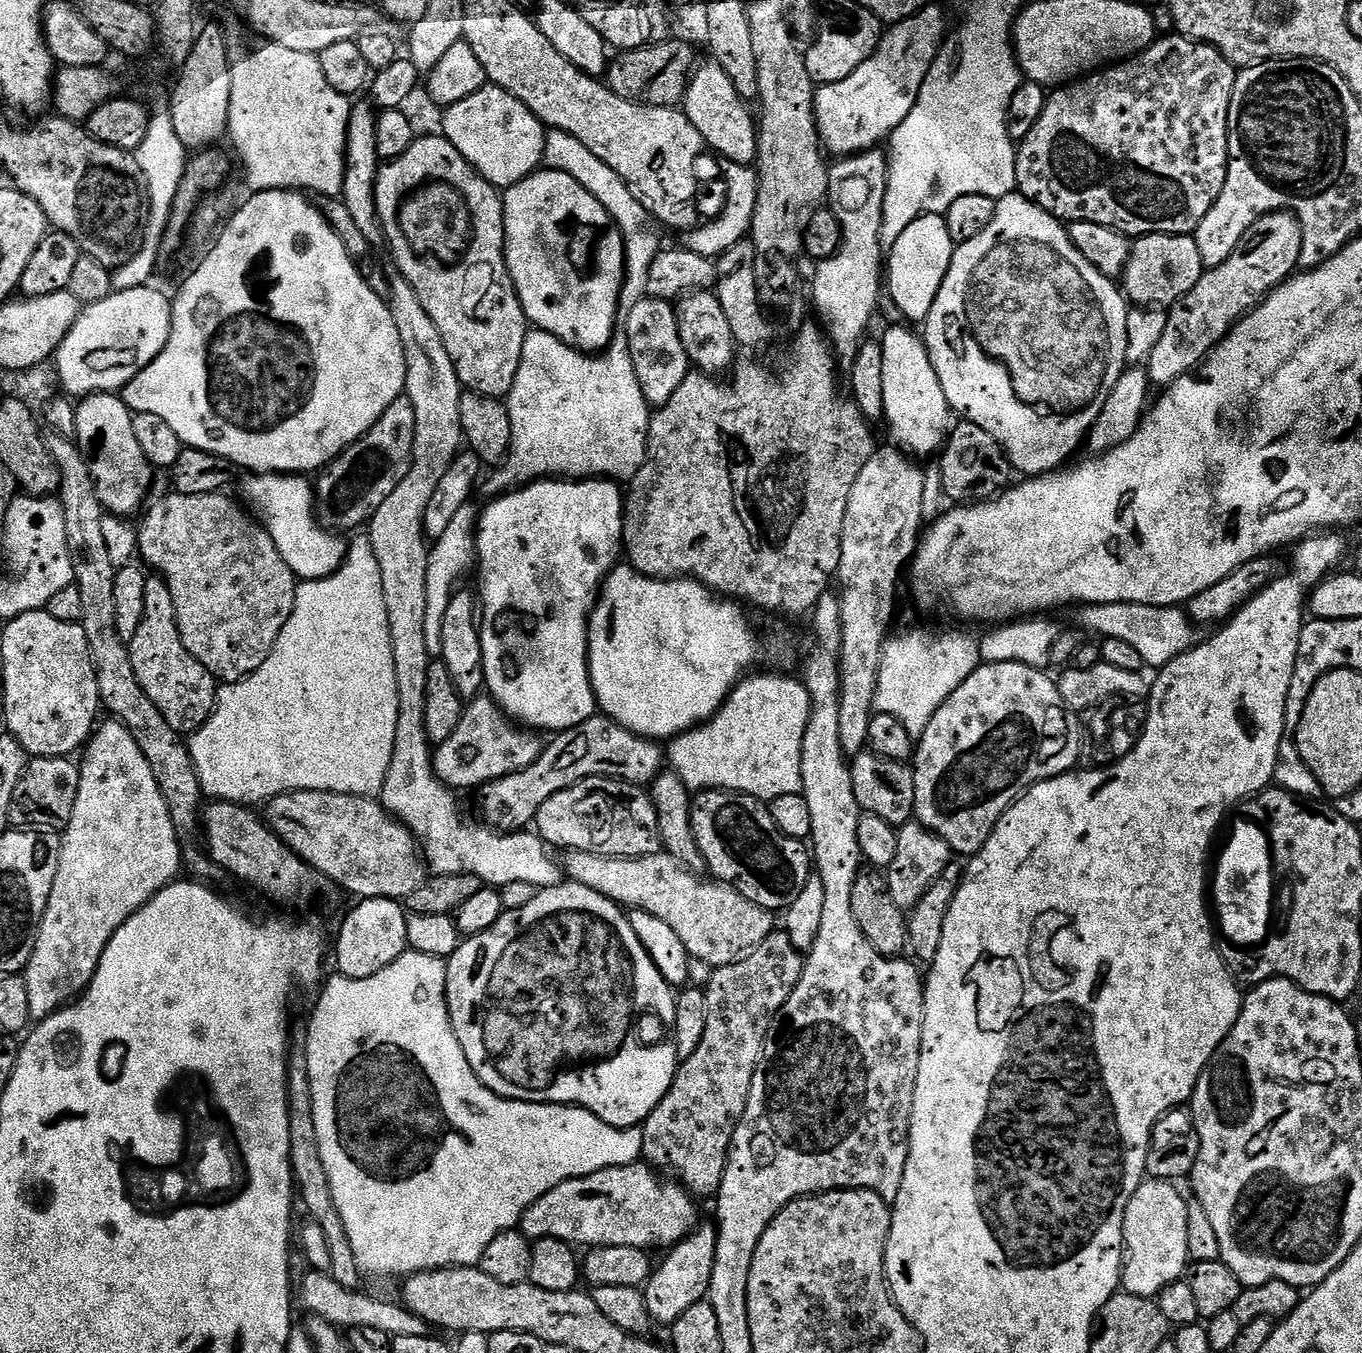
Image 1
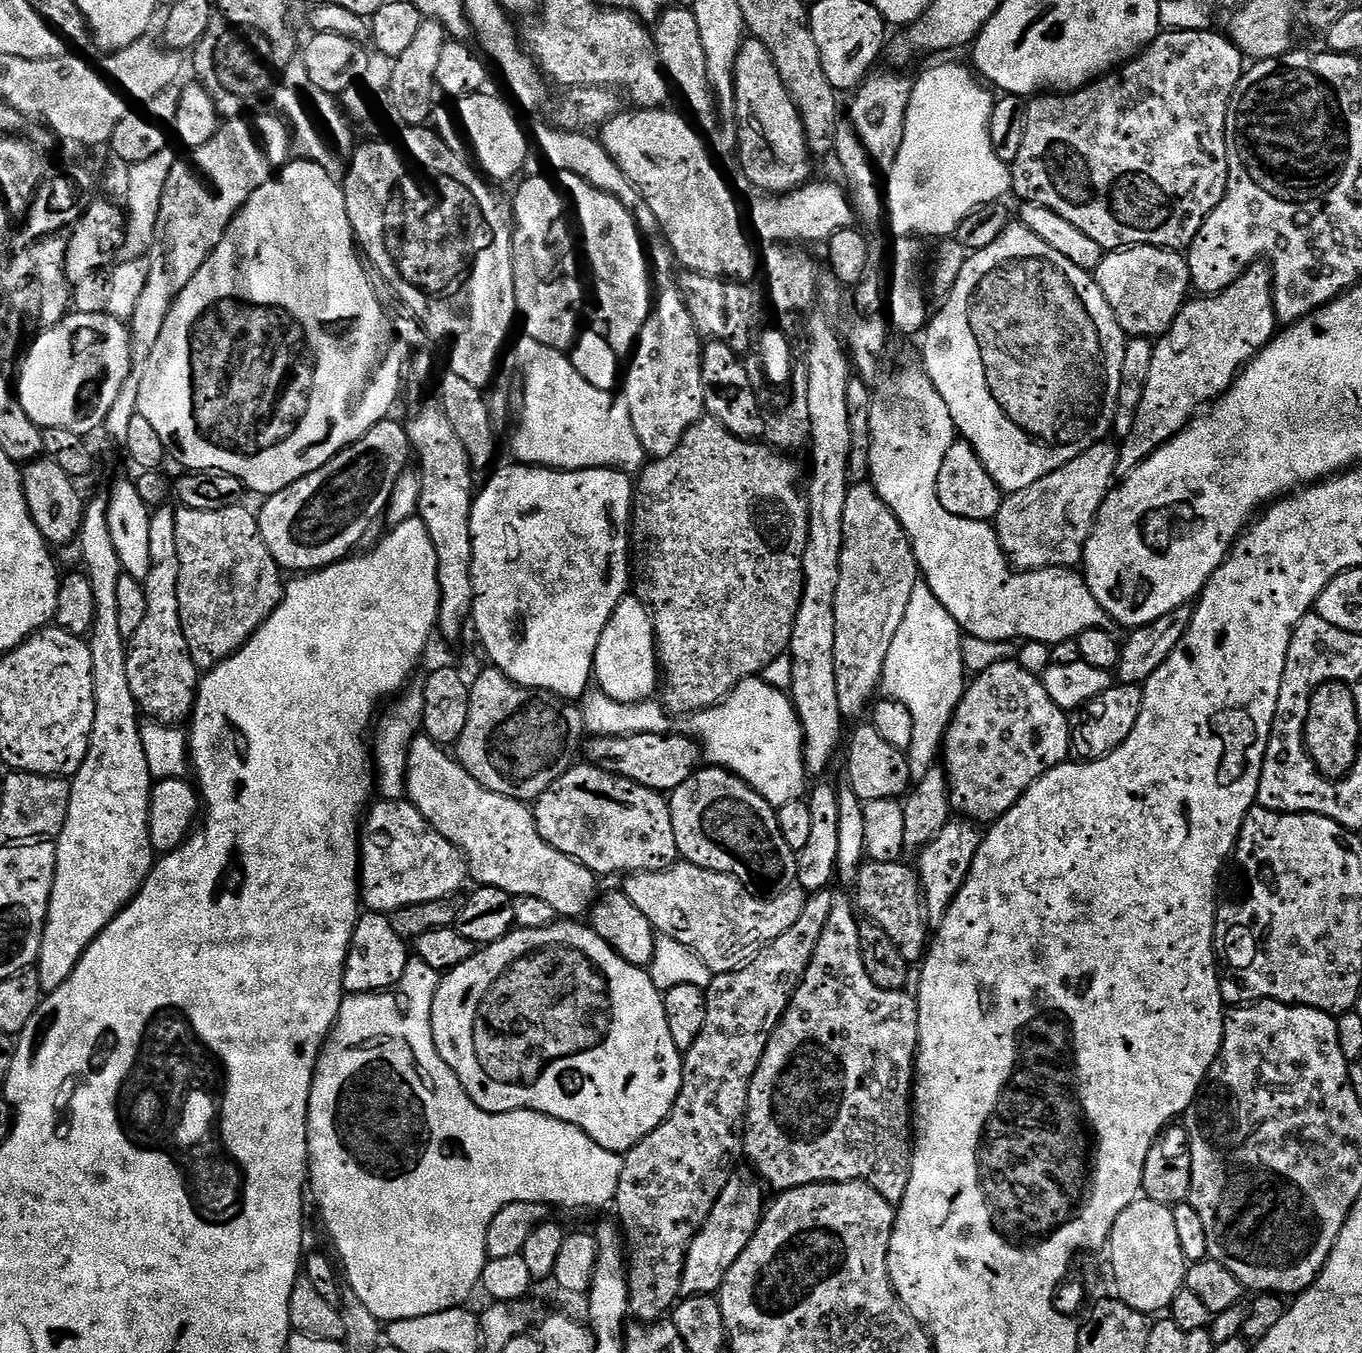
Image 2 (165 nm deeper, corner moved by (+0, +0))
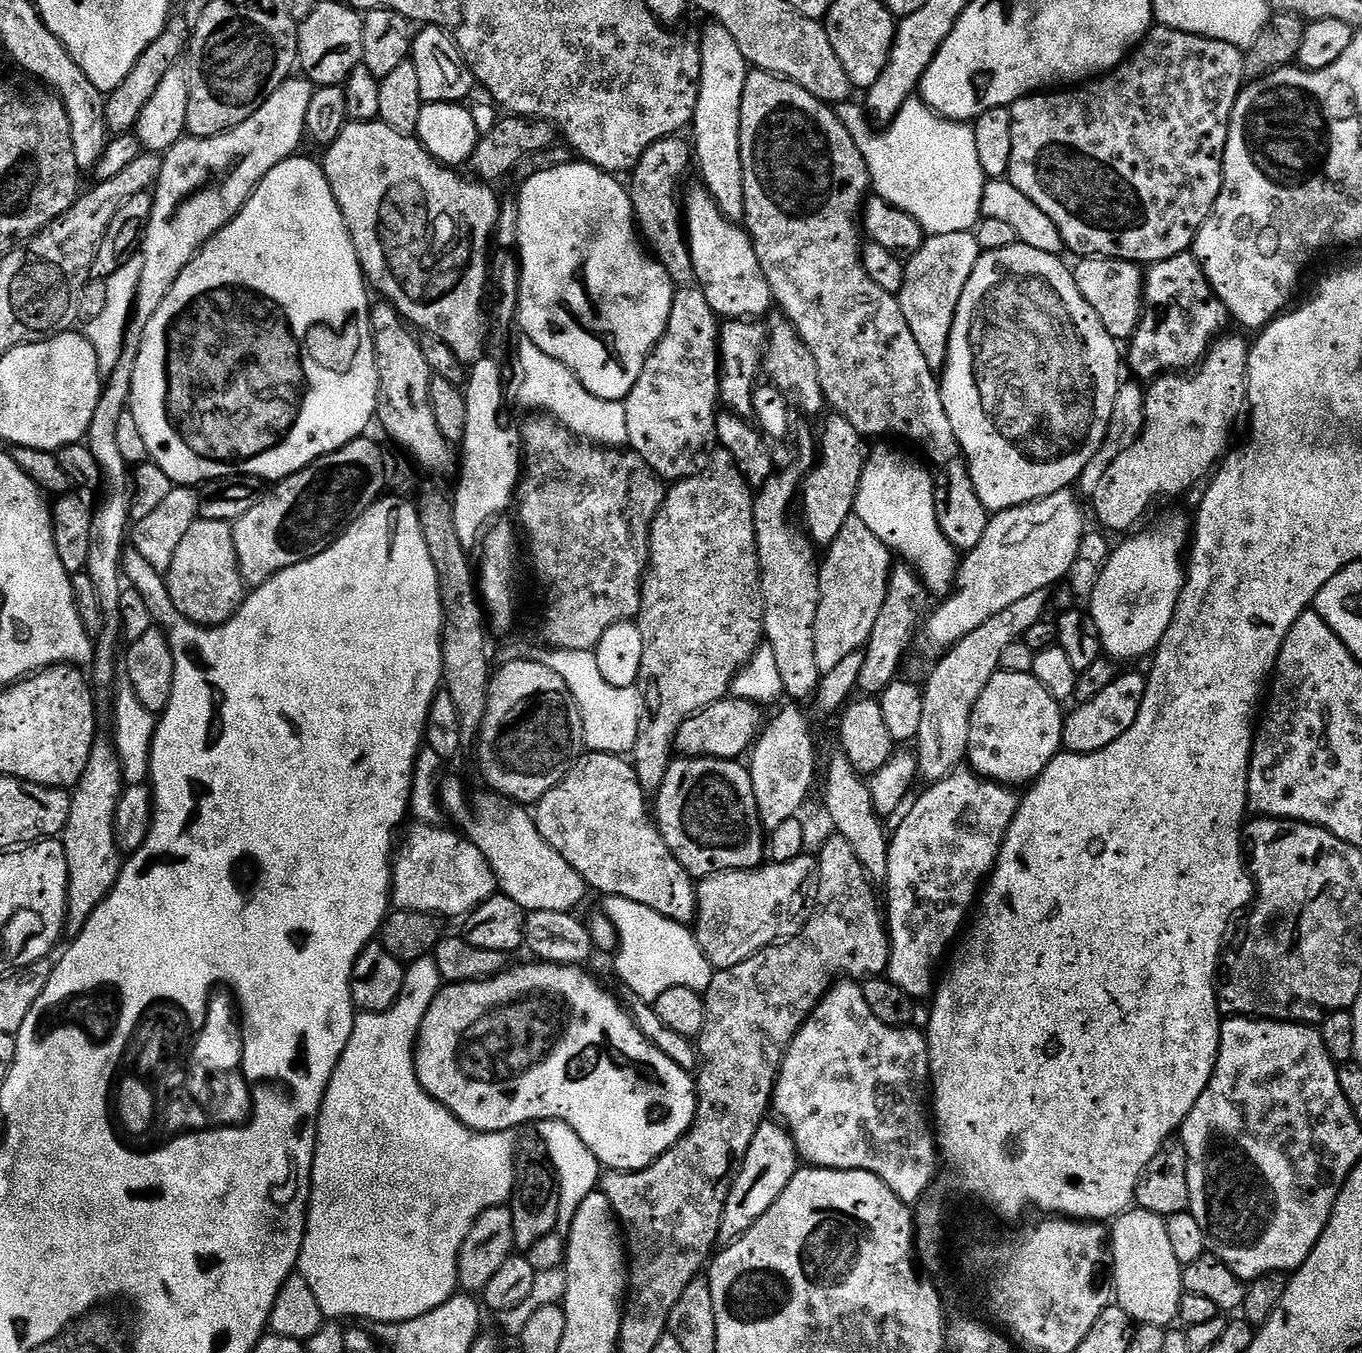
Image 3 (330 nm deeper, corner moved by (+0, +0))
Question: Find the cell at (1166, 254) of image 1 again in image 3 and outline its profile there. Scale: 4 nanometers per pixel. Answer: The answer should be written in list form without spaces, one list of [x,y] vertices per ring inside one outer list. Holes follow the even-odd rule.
[[[1089,257],[1073,269],[1075,284],[1082,296],[1090,302],[1107,333],[1118,342],[1131,339],[1140,323],[1143,311],[1143,281],[1141,267],[1129,260],[1114,260],[1108,257]]]

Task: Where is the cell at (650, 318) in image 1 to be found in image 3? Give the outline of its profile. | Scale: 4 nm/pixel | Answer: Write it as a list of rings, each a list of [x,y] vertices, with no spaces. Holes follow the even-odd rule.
[[[680,286],[672,293],[670,318],[662,338],[652,348],[652,353],[634,382],[634,390],[622,401],[626,406],[627,447],[644,459],[665,482],[685,480],[697,471],[696,459],[700,451],[713,439],[720,404],[720,326],[716,311],[706,302],[706,294],[699,286]]]

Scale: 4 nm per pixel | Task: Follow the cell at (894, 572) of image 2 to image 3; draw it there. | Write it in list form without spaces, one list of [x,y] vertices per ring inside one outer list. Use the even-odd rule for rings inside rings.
[[[853,514],[838,530],[838,538],[827,545],[828,557],[823,557],[820,564],[820,602],[828,606],[832,600],[832,588],[840,592],[840,600],[852,605],[848,608],[848,616],[828,617],[828,608],[820,607],[814,630],[814,654],[818,658],[818,670],[823,674],[834,670],[842,658],[861,651],[865,647],[874,622],[878,619],[878,612],[886,600],[888,577],[894,567],[893,553],[873,532],[866,527],[866,522]]]

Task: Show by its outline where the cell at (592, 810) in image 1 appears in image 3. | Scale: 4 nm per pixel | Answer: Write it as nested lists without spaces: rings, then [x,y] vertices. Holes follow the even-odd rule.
[[[588,752],[581,756],[566,774],[566,778],[562,778],[562,782],[558,782],[558,786],[554,786],[554,790],[546,793],[535,805],[534,819],[538,830],[542,834],[542,838],[546,838],[546,842],[550,842],[550,846],[554,846],[554,850],[558,850],[558,854],[562,854],[562,858],[566,858],[566,862],[570,862],[570,866],[574,866],[574,870],[578,870],[578,874],[582,874],[582,878],[588,883],[588,887],[593,893],[601,892],[601,897],[604,898],[621,896],[633,902],[640,902],[644,906],[648,906],[651,910],[657,911],[658,914],[662,914],[676,923],[688,926],[695,921],[696,884],[694,883],[694,877],[684,869],[682,862],[678,862],[678,858],[674,858],[670,846],[666,846],[666,842],[662,838],[653,813],[650,811],[649,797],[642,790],[642,786],[638,782],[635,767],[627,759],[612,756],[609,752]]]

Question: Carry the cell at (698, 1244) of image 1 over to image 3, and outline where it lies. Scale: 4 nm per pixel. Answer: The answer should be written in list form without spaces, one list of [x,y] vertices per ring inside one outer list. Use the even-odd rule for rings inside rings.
[[[766,1118],[758,1126],[758,1134],[754,1134],[754,1142],[750,1142],[750,1150],[746,1150],[744,1163],[740,1165],[740,1173],[732,1184],[730,1194],[726,1198],[726,1210],[722,1210],[722,1226],[719,1243],[727,1246],[738,1242],[778,1198],[782,1198],[782,1190],[790,1186],[790,1178],[800,1171],[802,1161],[796,1152],[796,1143],[787,1127],[779,1119]]]

